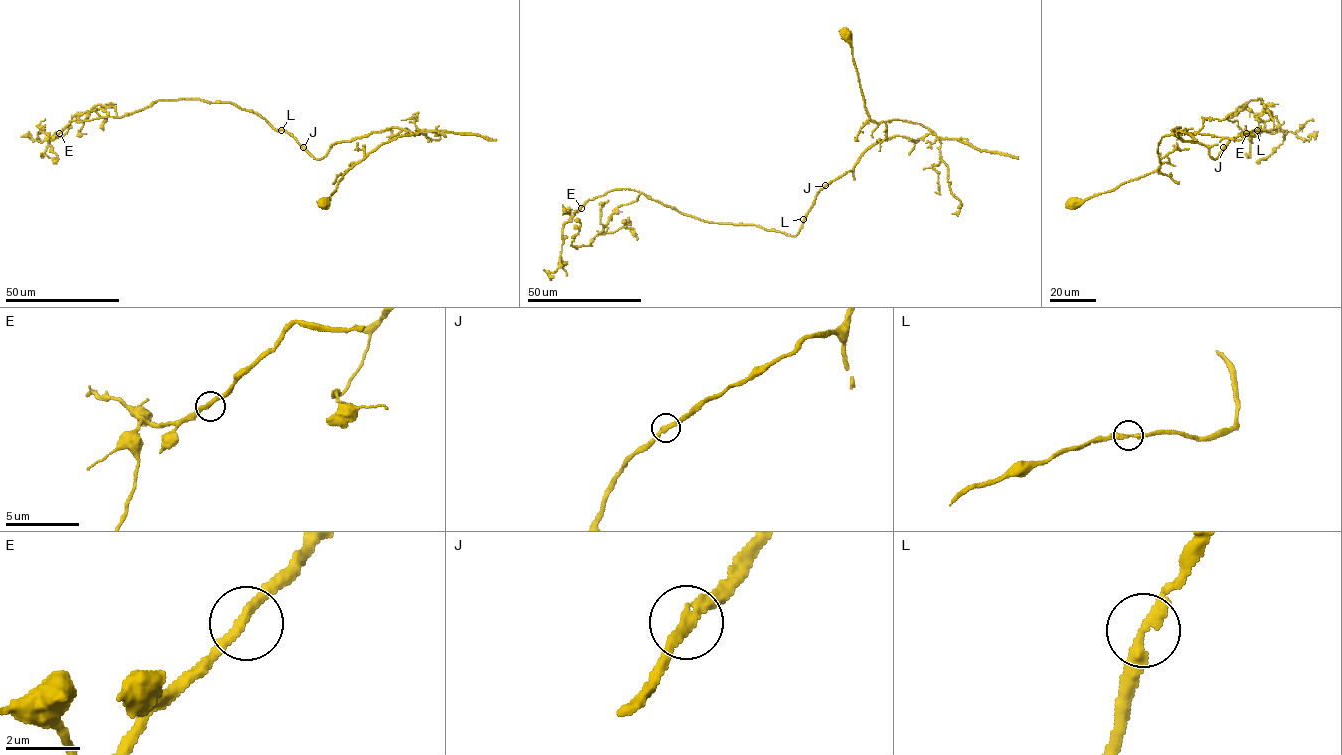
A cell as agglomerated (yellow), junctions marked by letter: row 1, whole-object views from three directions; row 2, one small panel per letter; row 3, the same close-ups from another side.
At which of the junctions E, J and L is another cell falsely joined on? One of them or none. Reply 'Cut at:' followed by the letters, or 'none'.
Cut at: none

